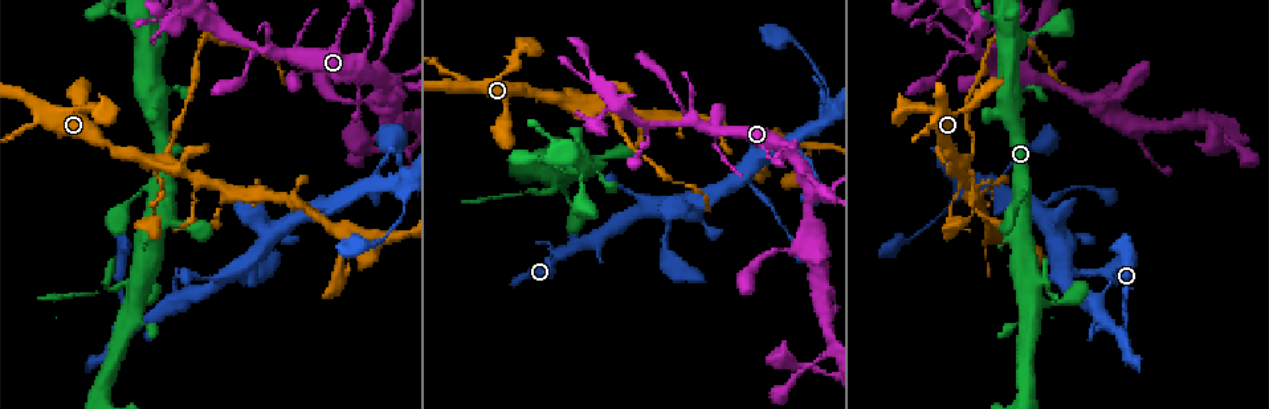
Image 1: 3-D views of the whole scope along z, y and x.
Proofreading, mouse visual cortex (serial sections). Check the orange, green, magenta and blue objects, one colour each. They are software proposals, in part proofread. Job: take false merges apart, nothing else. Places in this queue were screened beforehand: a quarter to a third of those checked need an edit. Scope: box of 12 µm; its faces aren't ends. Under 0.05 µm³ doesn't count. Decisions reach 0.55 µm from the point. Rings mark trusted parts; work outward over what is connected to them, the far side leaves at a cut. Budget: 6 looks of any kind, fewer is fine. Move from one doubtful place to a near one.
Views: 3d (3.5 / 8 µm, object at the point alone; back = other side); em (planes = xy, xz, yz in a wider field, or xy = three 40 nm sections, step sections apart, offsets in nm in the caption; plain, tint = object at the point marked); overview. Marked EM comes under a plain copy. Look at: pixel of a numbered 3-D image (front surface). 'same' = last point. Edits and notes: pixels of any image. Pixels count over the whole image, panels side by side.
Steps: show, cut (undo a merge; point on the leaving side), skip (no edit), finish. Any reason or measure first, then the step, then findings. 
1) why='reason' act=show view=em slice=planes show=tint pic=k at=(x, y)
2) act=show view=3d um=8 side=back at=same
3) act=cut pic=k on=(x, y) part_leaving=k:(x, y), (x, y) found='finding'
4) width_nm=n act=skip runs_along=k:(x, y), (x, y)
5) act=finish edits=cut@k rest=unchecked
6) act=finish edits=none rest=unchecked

why='three-way junction' act=show view=3d um=3.5 pic=1 at=(554, 267)

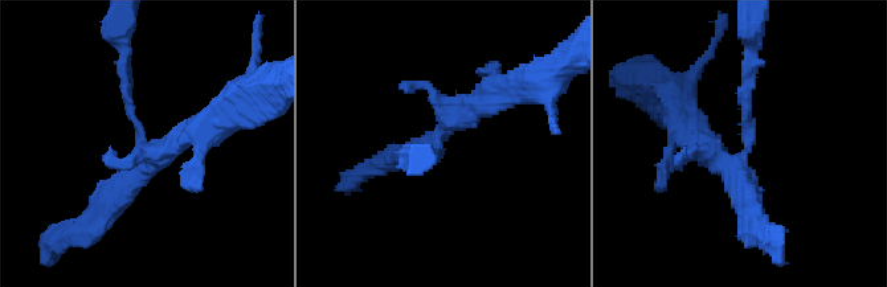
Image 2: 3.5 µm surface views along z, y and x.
act=skip found='one cell here'

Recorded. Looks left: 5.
why='four arms meet' act=show view=3d um=3.5 pic=1 at=(1044, 300)

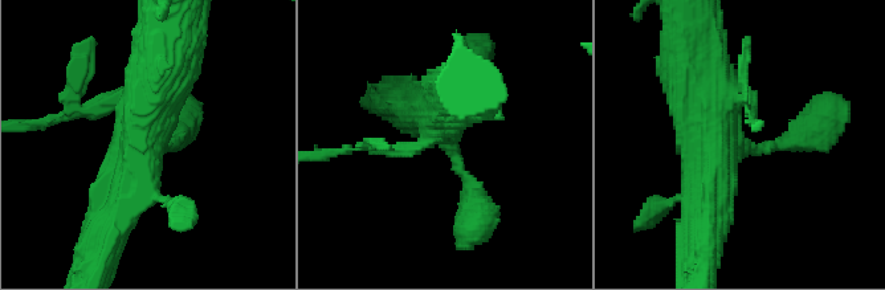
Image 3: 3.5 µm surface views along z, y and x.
why='need the tissue' act=show view=em slice=xy step=2 show=tint pic=3 at=(736, 142)

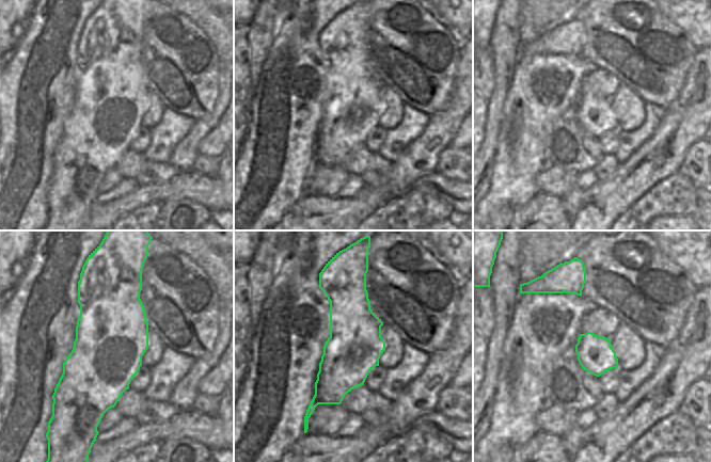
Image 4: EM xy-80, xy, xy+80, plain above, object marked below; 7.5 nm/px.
act=cut pic=3 on=(743, 69) found='two cells meet here'

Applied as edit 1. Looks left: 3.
why='redraw' act=show view=overview

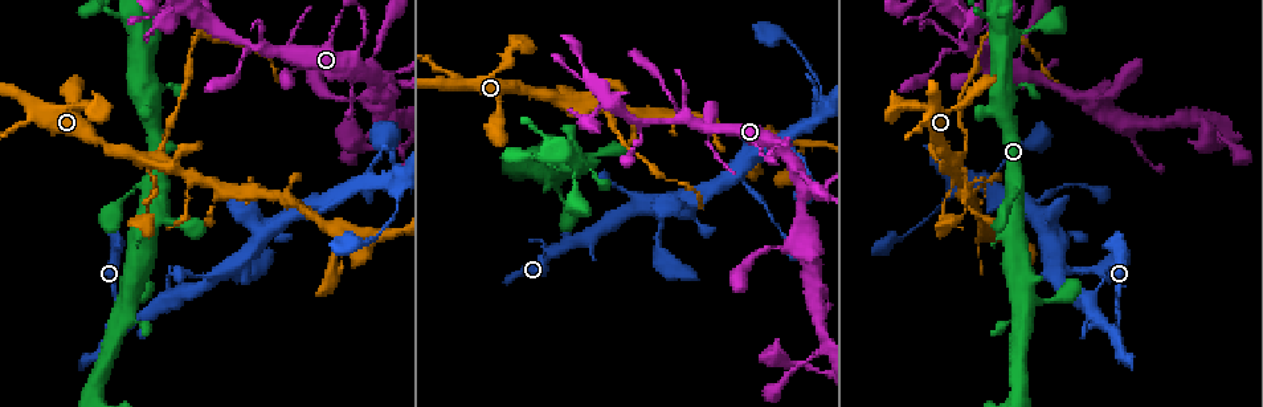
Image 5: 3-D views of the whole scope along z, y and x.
act=show view=3d um=3.5 pic=5 at=(966, 142)

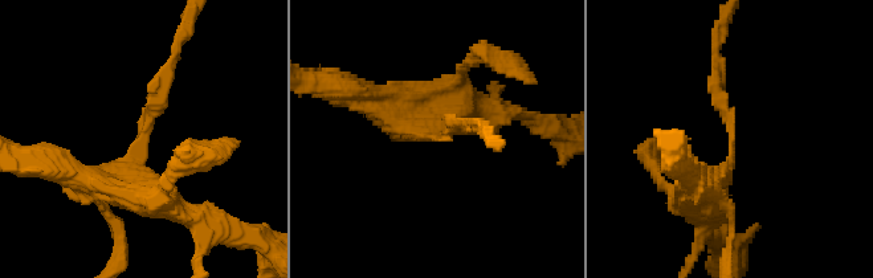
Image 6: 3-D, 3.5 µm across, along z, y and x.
arm_widths_nm=150,250 why='need the tissue' act=show view=em slice=xy step=5 show=tint pic=6 at=(435, 135)

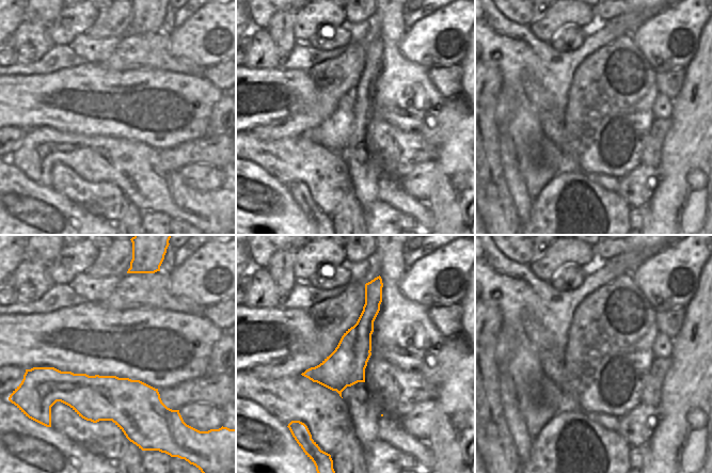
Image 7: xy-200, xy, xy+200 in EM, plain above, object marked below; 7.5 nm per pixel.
width_nm=300 act=cut pic=6 on=(725, 110) part_leaving=6:(730, 154), (717, 40) found='two cells meet here'

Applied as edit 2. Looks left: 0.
act=finish edits=cut@3,cut@6 rest=unchecked

